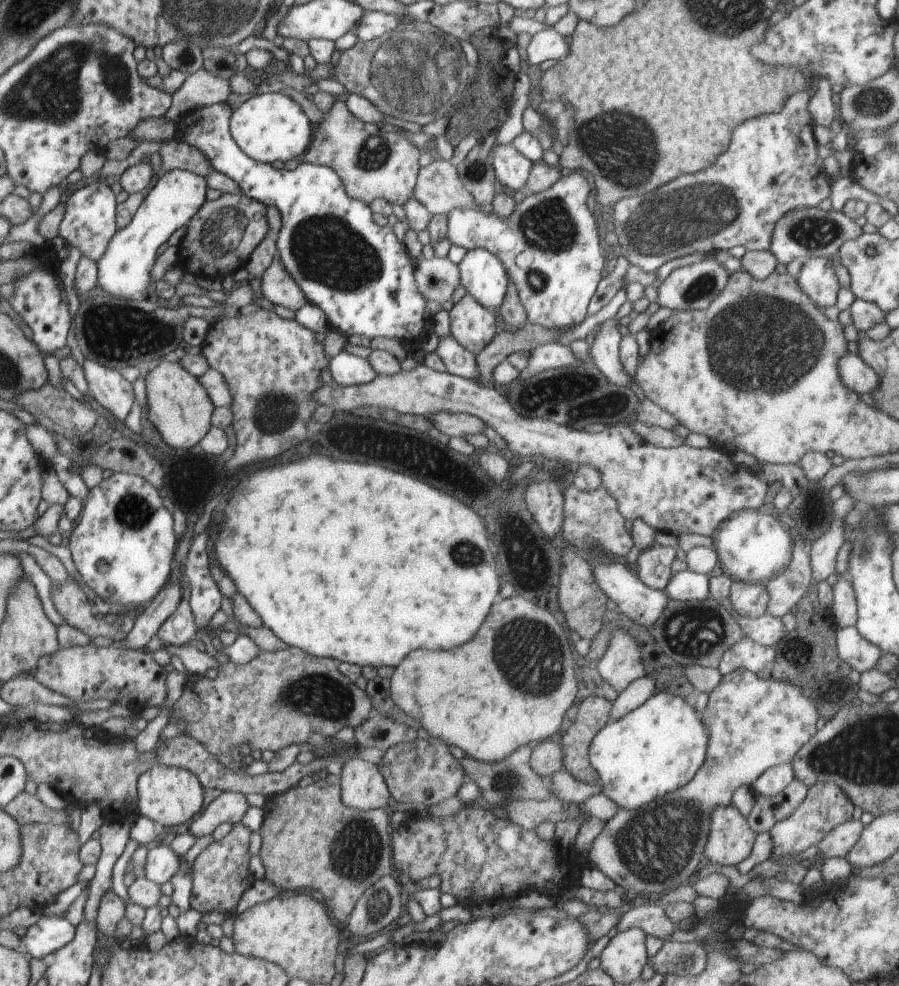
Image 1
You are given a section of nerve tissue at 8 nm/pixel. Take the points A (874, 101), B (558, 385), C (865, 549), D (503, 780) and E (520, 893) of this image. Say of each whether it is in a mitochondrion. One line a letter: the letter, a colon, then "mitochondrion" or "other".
A: mitochondrion
B: mitochondrion
C: mitochondrion
D: mitochondrion
E: other

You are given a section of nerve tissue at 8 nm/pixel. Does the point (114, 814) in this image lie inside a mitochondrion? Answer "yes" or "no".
no

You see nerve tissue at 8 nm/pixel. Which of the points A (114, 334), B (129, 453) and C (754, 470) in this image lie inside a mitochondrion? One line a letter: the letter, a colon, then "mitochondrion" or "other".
A: mitochondrion
B: other
C: other

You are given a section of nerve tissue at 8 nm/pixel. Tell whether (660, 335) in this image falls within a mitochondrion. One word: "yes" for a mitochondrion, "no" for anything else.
no

